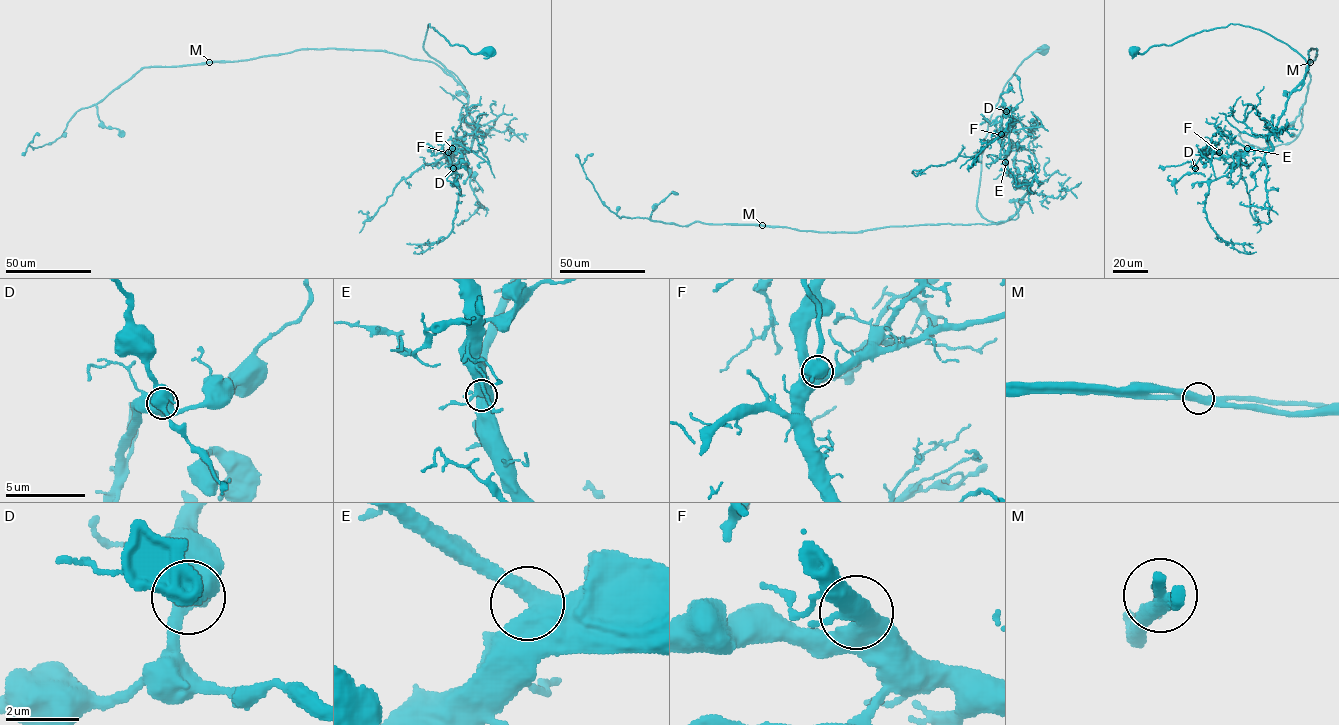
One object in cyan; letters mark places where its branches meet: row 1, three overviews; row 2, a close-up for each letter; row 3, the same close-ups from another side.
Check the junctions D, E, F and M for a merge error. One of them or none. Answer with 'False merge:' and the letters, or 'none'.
False merge: M

